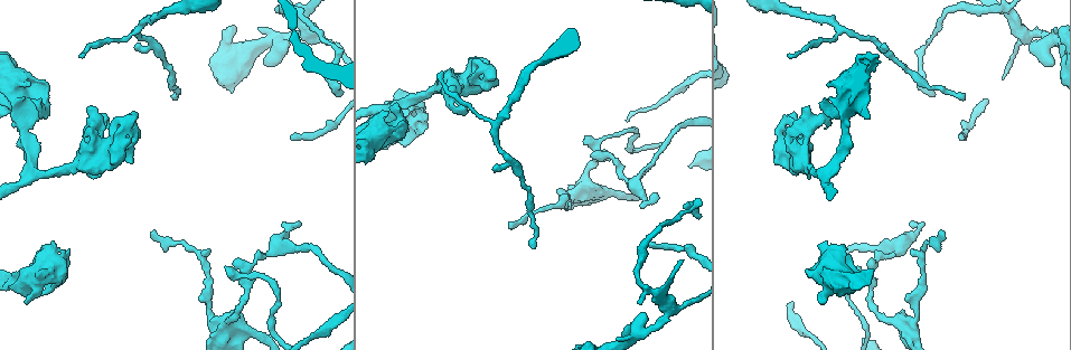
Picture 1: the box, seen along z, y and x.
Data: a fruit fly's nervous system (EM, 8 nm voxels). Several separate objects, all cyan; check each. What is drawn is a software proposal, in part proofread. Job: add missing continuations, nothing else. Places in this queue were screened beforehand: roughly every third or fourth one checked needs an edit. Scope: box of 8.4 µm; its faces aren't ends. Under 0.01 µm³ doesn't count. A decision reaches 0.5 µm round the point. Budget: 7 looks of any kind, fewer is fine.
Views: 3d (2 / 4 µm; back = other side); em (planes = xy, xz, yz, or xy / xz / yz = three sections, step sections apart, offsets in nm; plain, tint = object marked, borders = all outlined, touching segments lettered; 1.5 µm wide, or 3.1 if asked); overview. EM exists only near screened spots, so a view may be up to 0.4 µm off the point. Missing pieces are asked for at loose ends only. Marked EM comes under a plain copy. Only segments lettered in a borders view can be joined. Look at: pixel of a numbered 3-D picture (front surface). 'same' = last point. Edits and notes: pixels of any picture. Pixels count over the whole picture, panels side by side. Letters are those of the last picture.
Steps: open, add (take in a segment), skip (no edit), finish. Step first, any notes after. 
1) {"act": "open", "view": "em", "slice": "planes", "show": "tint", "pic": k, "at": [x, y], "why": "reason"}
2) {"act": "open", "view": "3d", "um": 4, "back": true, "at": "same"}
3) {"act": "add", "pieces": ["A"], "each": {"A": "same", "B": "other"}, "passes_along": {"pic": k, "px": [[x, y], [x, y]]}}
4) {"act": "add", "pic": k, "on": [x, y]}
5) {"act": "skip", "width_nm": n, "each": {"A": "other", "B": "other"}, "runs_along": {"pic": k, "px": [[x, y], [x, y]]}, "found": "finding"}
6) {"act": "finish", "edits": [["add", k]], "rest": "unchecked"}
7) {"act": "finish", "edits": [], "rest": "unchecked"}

{"act": "open", "view": "3d", "um": 4, "back": true, "pic": 1, "at": [509, 221]}

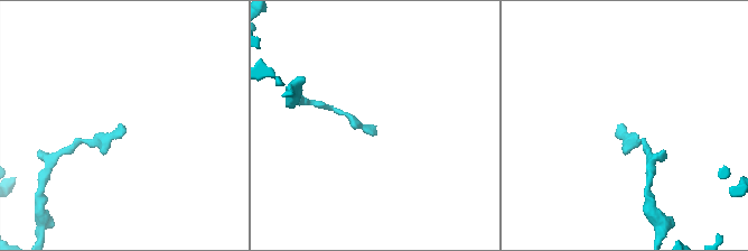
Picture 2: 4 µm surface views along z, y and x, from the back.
{"act": "open", "view": "em", "slice": "planes", "show": "borders", "pic": 2, "at": [123, 127]}

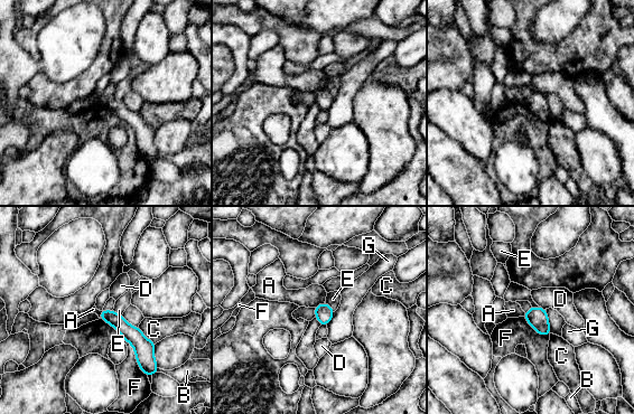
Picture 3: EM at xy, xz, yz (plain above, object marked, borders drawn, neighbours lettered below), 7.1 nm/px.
{"act": "skip", "each": {"A": "other", "B": "other", "C": "other", "D": "other", "E": "other", "F": "other", "G": "other"}, "border": {"pic": 3, "px": [[324, 301], [315, 308]]}, "found": "no lettered segment goes on from it"}

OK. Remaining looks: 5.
{"act": "open", "view": "3d", "um": 4, "back": true, "pic": 1, "at": [64, 270], "why": "an open end"}

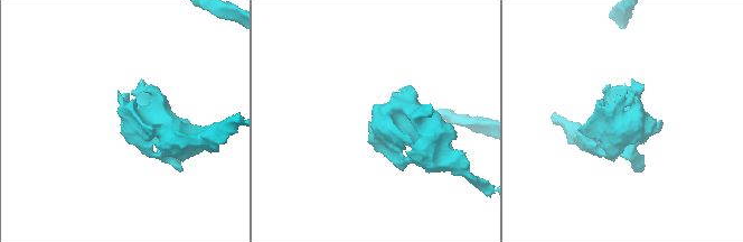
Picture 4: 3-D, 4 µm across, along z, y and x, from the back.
{"act": "open", "view": "em", "slice": "planes", "show": "borders", "pic": 4, "at": [122, 124]}

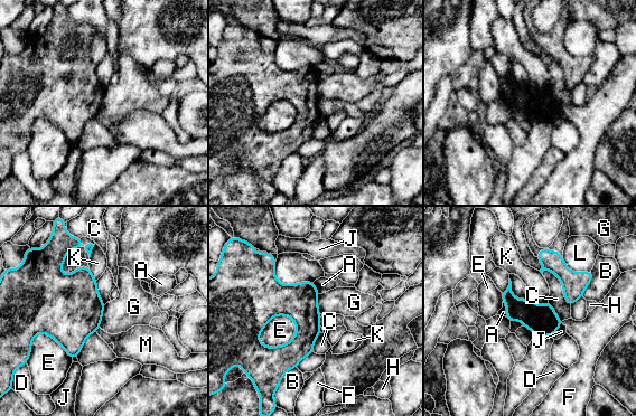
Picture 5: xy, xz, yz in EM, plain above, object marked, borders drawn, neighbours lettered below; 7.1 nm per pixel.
{"act": "skip", "each": {"A": "other", "B": "other", "C": "other", "D": "other", "E": "other", "F": "other", "G": "other", "H": "other", "J": "other", "K": "other", "L": "other", "M": "other"}, "border": {"pic": 5, "px": [[105, 304], [99, 327]]}, "found": "no lettered segment goes on from it"}

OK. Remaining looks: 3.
{"act": "open", "view": "em", "slice": "planes", "show": "borders", "pic": 1, "at": [651, 245], "why": "thin end"}

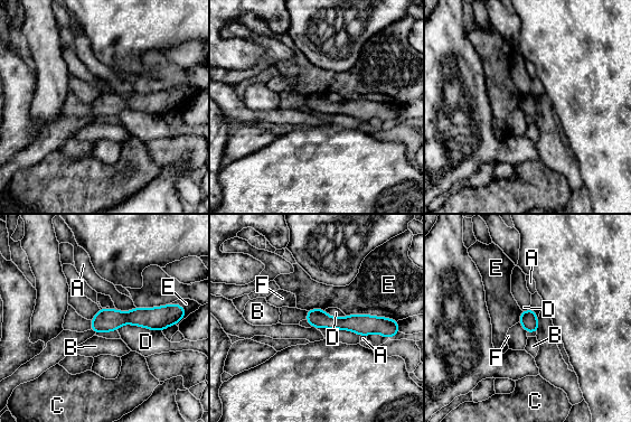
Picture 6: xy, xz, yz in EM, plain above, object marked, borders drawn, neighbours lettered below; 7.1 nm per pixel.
{"act": "skip", "each": {"A": "other", "B": "other", "C": "other", "D": "other", "E": "other", "F": "other"}, "found": "none of them fits"}

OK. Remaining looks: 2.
{"act": "finish", "edits": [], "rest": "unchecked"}

